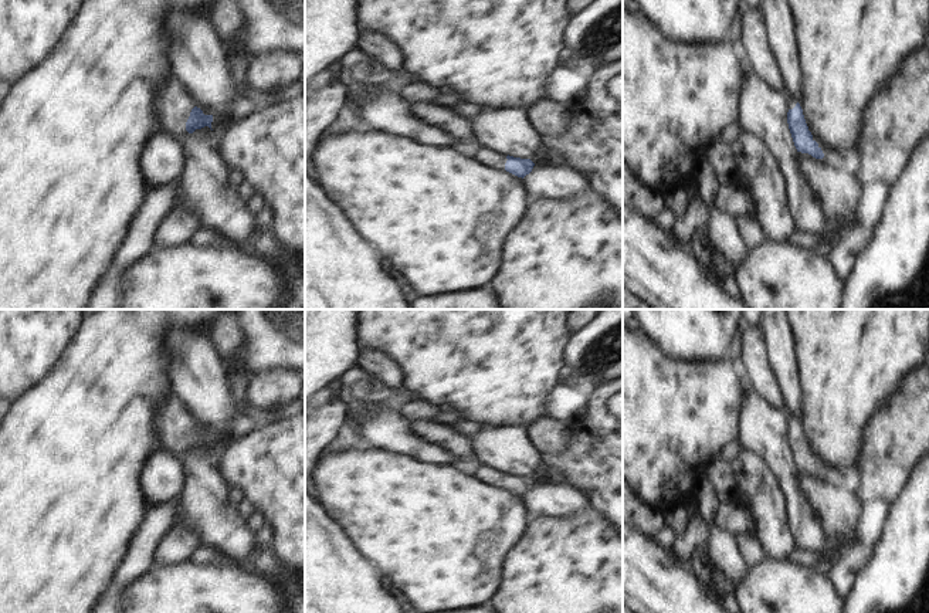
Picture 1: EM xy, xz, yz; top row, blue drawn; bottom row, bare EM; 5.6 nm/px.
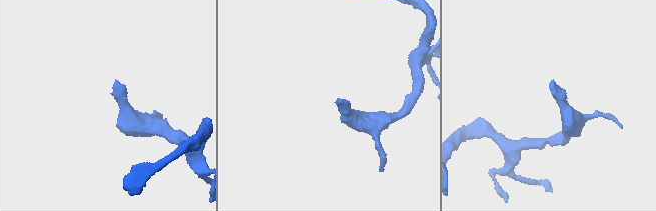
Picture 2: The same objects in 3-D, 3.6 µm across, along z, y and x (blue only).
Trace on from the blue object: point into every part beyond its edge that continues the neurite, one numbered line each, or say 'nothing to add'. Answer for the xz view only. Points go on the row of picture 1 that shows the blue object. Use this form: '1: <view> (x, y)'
1: xz (487, 156)

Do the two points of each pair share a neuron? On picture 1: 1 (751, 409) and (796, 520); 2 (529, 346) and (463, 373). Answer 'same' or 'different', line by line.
1: same
2: same

